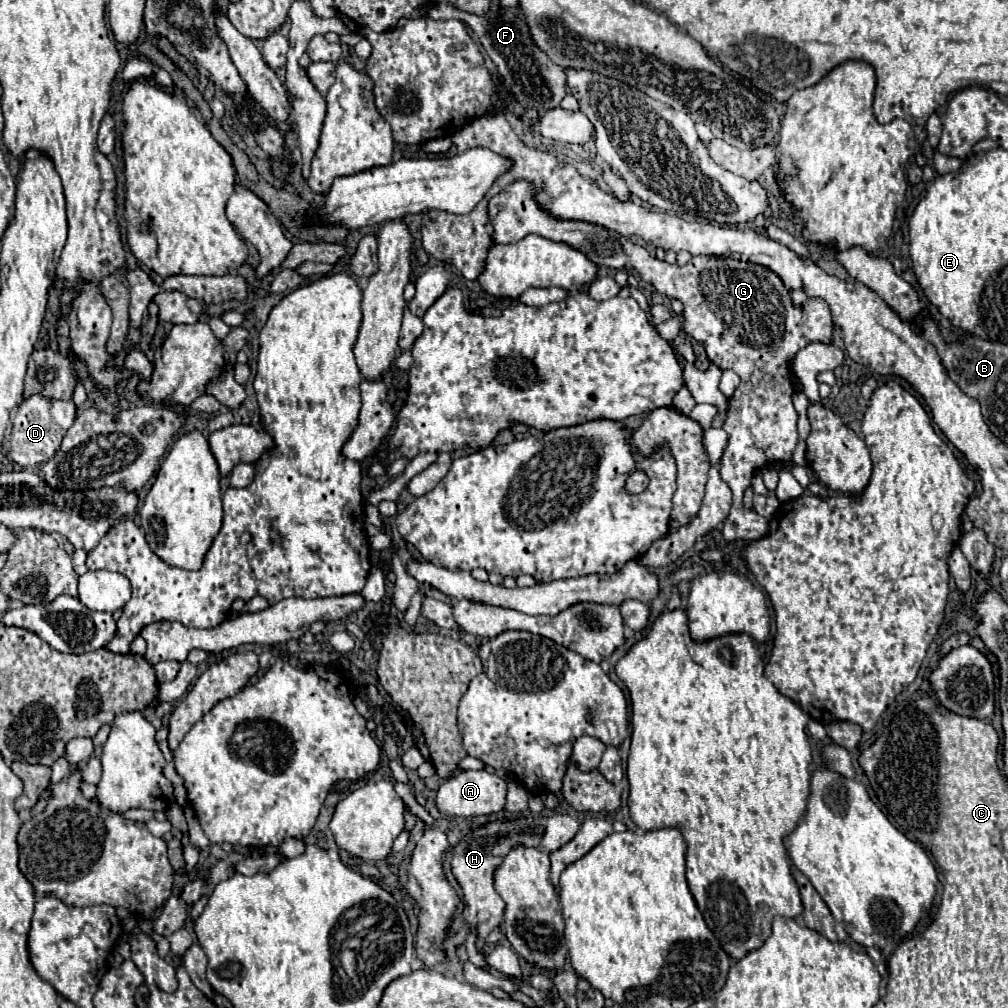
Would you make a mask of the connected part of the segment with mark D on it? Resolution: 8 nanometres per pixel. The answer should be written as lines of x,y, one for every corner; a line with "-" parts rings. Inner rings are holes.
34,394
26,398
14,416
12,422
12,434
10,434
10,458
12,462
24,466
24,468
36,468
42,462
48,462
56,450
60,448
60,442
66,434
66,430
74,424
76,418
76,406
72,400
52,400
40,394

